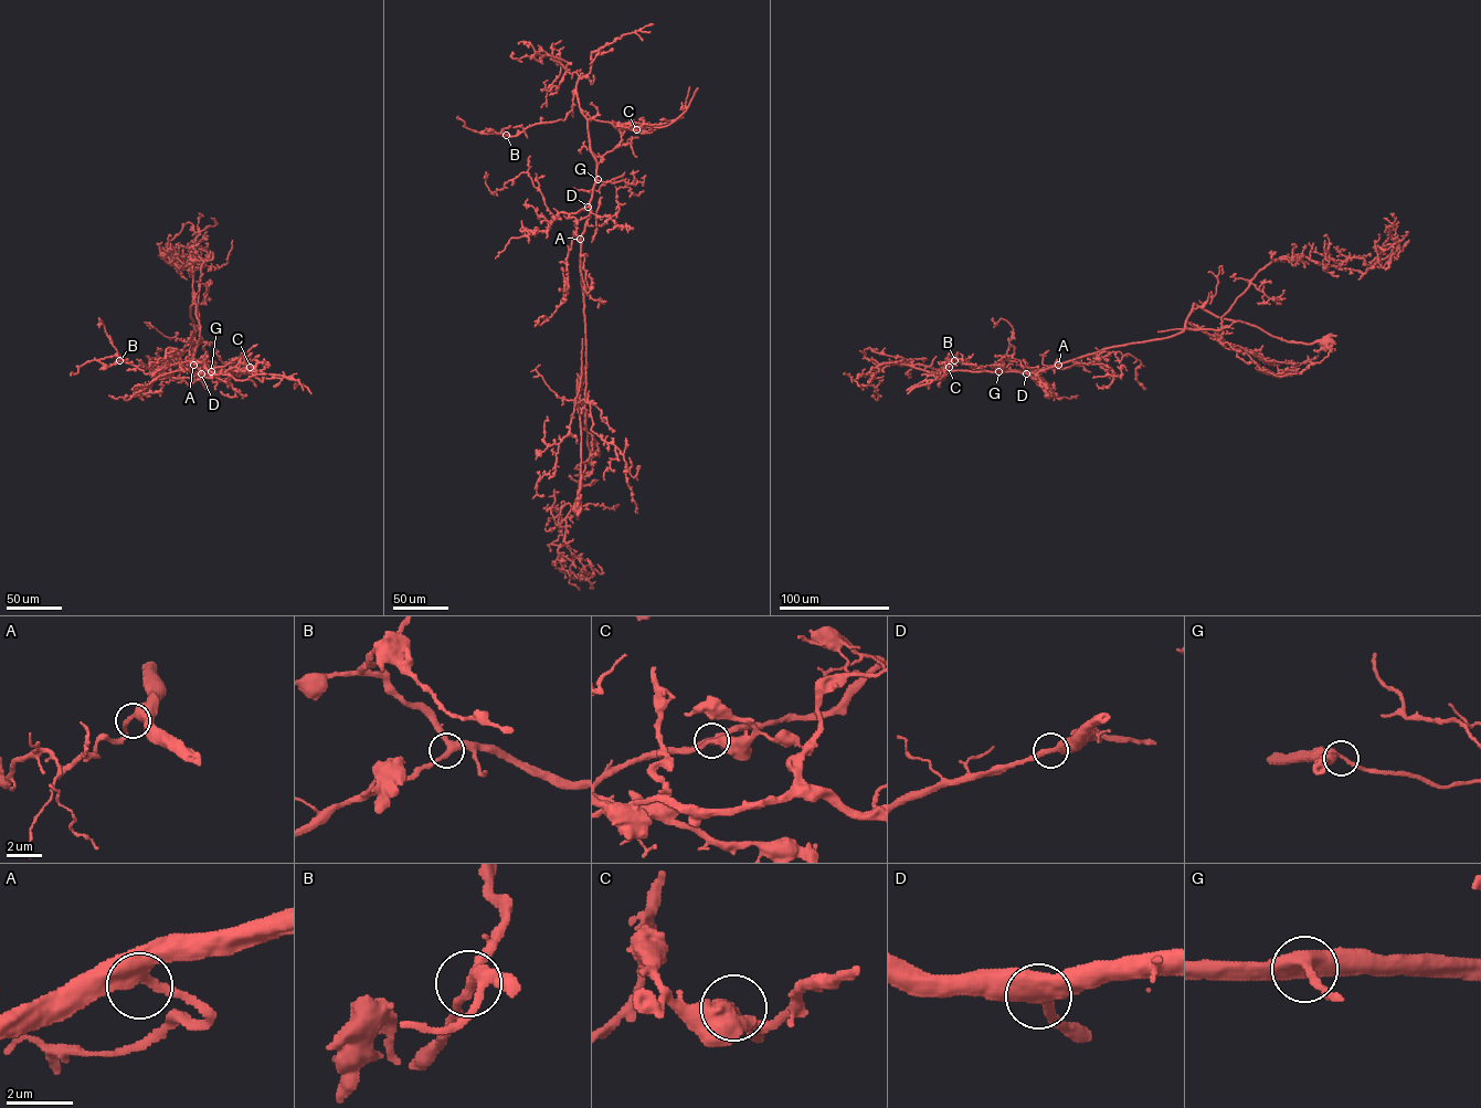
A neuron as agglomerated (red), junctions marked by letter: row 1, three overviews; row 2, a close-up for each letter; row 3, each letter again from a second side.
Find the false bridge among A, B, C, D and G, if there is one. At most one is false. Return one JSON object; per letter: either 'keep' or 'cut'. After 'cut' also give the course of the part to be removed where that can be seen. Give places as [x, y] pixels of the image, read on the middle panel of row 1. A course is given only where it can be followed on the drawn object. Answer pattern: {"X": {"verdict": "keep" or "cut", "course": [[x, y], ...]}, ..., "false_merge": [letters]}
{"A": {"verdict": "keep"}, "B": {"verdict": "keep"}, "C": {"verdict": "cut", "course": [[636, 128], [642, 124], [662, 127], [674, 122], [686, 111], [697, 88]]}, "D": {"verdict": "keep"}, "G": {"verdict": "keep"}, "false_merge": ["C"]}

